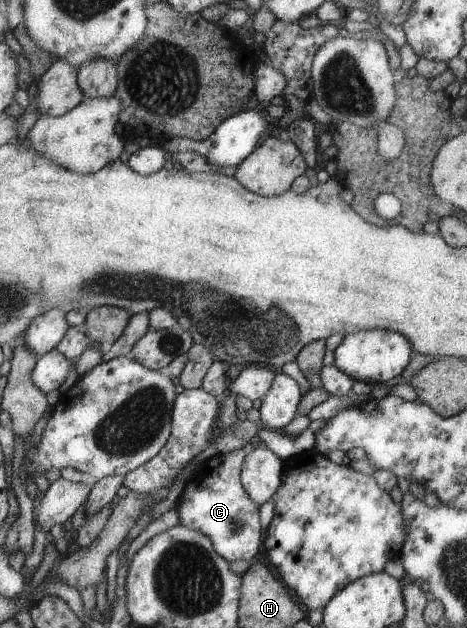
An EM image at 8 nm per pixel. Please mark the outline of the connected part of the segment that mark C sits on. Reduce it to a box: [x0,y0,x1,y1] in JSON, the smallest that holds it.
[174,447,261,563]

